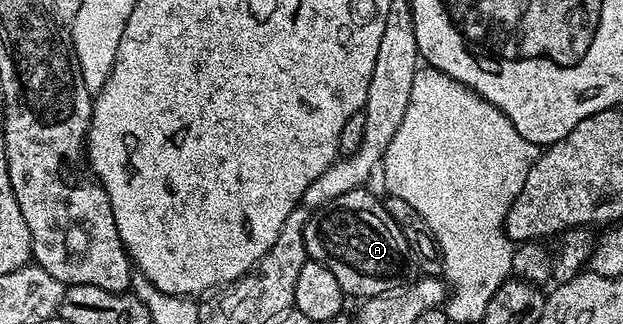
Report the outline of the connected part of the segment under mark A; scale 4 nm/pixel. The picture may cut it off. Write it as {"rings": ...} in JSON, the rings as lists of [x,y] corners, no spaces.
{"rings":[[[367,187],[355,188],[350,190],[350,194],[342,194],[342,198],[326,202],[309,215],[304,227],[308,259],[322,262],[322,266],[326,266],[326,270],[330,270],[334,278],[338,278],[338,286],[342,286],[344,295],[348,298],[381,296],[383,292],[404,287],[417,275],[416,268],[412,265],[412,247],[406,242],[398,222],[394,222],[394,218],[390,218],[390,214],[384,209],[383,199],[368,191]]]}

